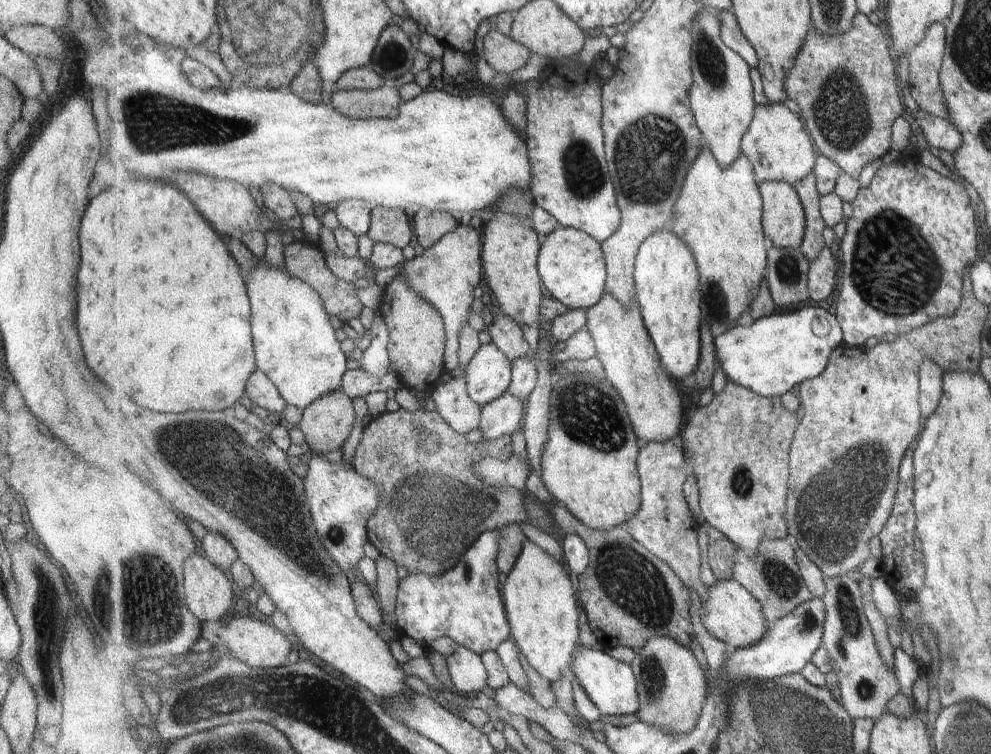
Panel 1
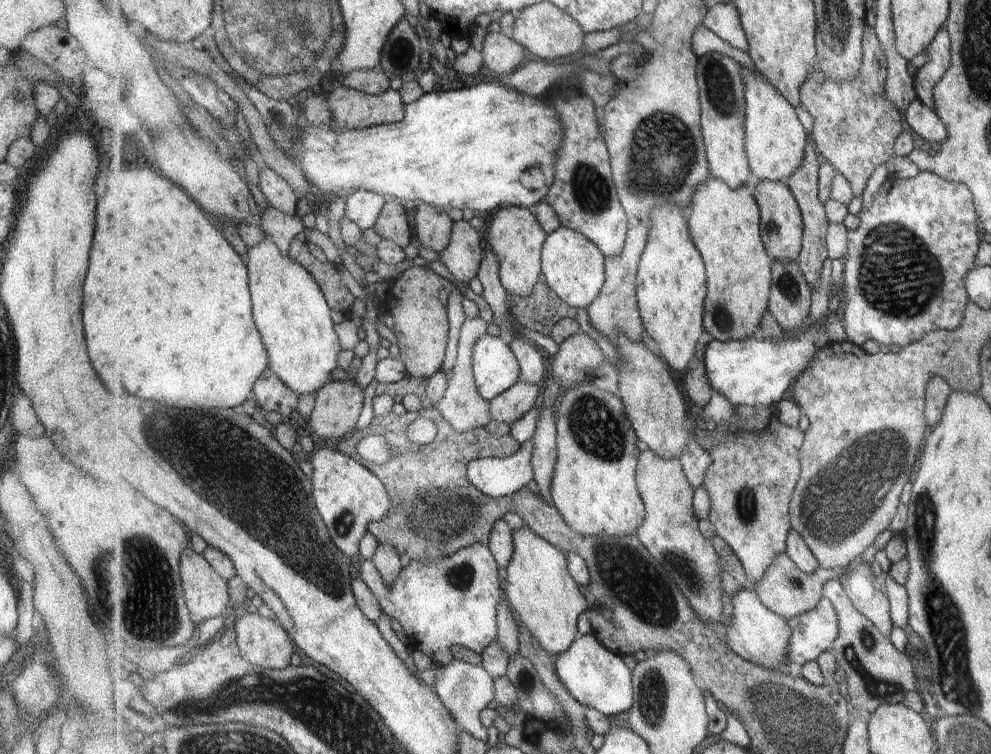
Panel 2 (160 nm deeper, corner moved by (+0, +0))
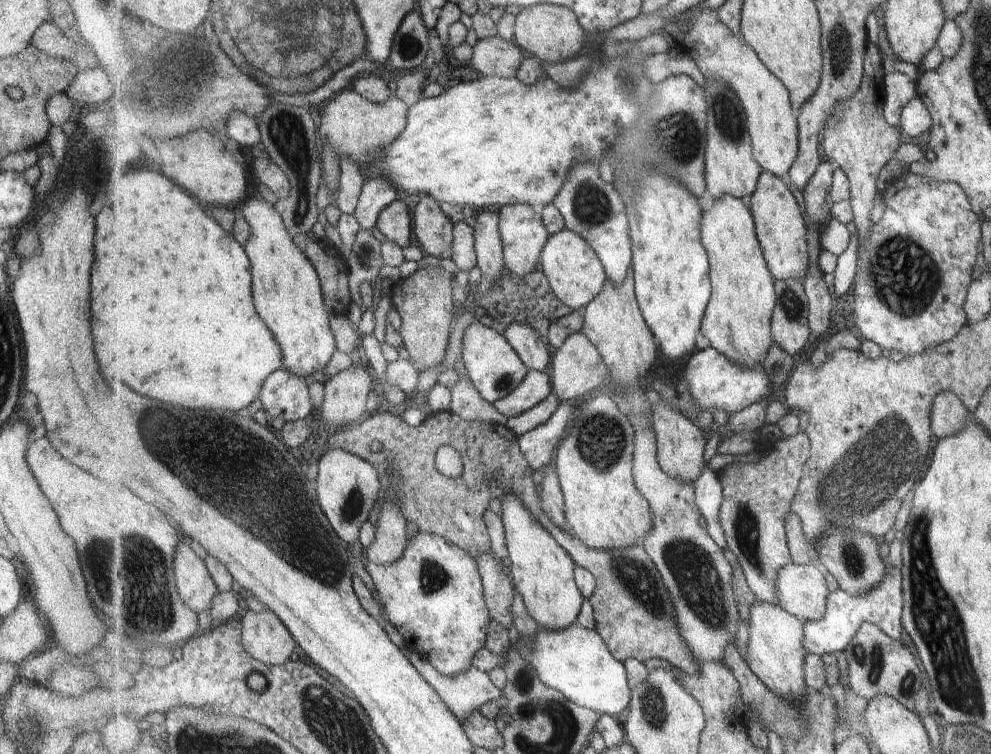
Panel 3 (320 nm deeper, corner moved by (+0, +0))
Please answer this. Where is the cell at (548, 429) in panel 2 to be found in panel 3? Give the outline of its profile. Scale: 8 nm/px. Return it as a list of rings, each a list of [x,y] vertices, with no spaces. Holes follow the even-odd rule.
[[[555,462],[545,466],[545,468],[546,478],[543,485],[539,486],[542,508],[558,526],[572,532],[565,516],[566,503],[560,486],[560,477],[556,472]]]

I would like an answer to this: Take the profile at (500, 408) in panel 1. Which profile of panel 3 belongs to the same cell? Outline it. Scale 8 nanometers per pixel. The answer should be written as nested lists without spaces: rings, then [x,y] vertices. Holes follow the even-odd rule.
[[[529,370],[519,388],[494,406],[507,418],[519,417],[542,404],[552,393],[552,378],[547,373]]]

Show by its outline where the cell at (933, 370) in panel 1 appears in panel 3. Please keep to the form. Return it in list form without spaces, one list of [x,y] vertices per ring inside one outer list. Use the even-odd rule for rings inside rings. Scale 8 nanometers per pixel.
[[[945,391],[935,396],[931,407],[931,428],[936,439],[952,437],[966,427],[968,410],[953,393]]]

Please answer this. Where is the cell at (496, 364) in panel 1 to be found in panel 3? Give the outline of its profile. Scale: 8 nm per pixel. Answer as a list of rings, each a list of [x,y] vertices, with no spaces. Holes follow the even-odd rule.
[[[474,321],[465,332],[462,359],[473,385],[490,404],[510,396],[526,380],[529,372],[506,337],[479,321]]]

